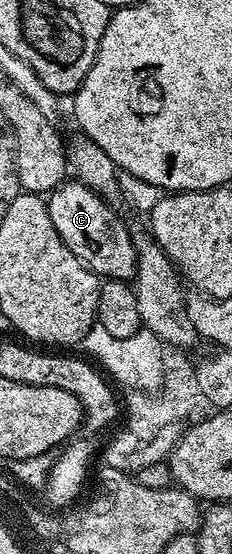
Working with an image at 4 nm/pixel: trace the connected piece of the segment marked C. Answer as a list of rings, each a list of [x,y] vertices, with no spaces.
[[[78,182],[60,184],[47,200],[49,218],[53,218],[57,234],[61,234],[65,246],[77,254],[79,261],[100,278],[131,282],[135,278],[135,247],[128,225],[123,225],[122,218],[111,208],[114,207],[89,190],[89,186]]]

